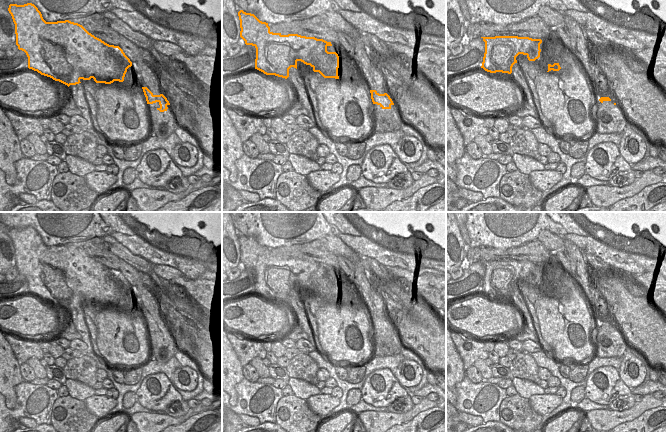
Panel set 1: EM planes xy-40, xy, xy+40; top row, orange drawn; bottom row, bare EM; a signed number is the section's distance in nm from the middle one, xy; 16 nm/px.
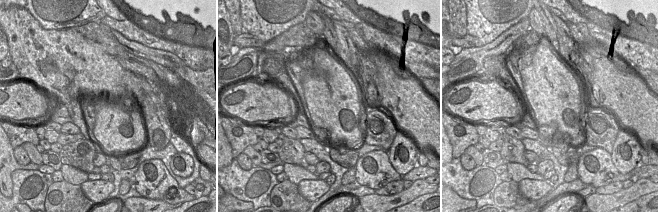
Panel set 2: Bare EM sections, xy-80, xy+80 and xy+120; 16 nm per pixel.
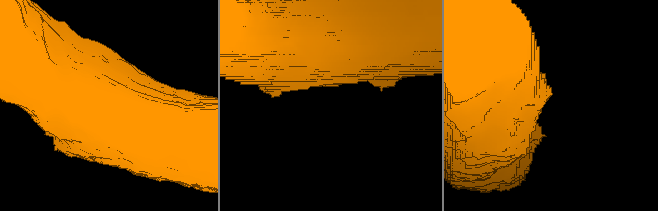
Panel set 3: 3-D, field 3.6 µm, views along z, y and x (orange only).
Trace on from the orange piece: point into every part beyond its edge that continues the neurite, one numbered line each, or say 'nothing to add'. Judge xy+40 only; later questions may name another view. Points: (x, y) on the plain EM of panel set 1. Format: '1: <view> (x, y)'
nothing to add

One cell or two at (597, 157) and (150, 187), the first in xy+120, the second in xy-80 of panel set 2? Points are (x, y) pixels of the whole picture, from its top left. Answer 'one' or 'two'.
one

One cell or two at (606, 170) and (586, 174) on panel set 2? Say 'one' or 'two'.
one

